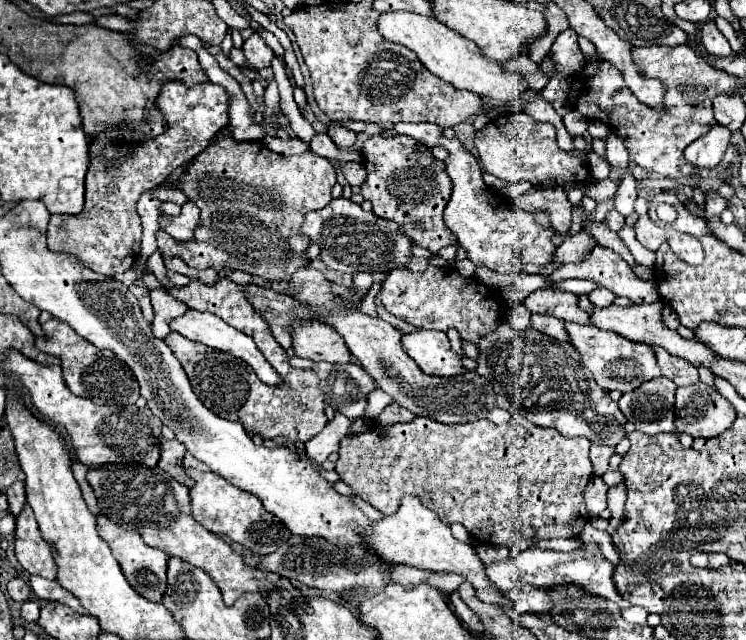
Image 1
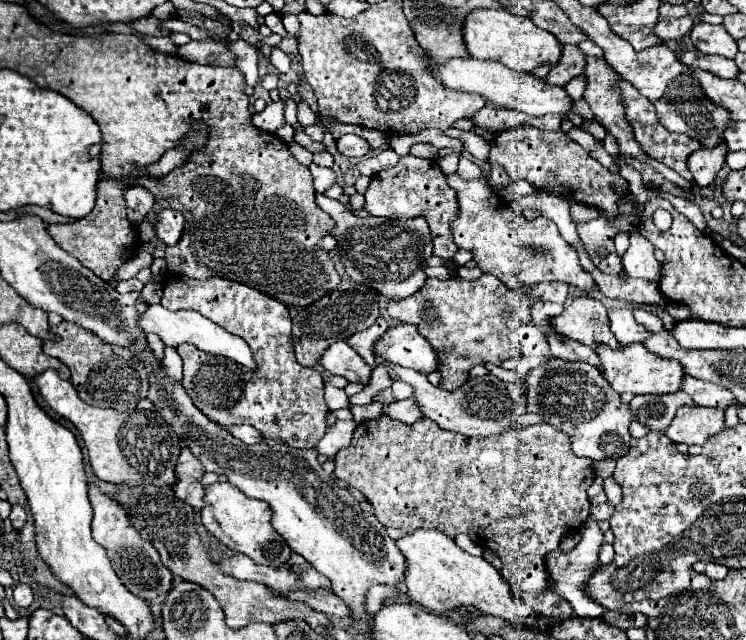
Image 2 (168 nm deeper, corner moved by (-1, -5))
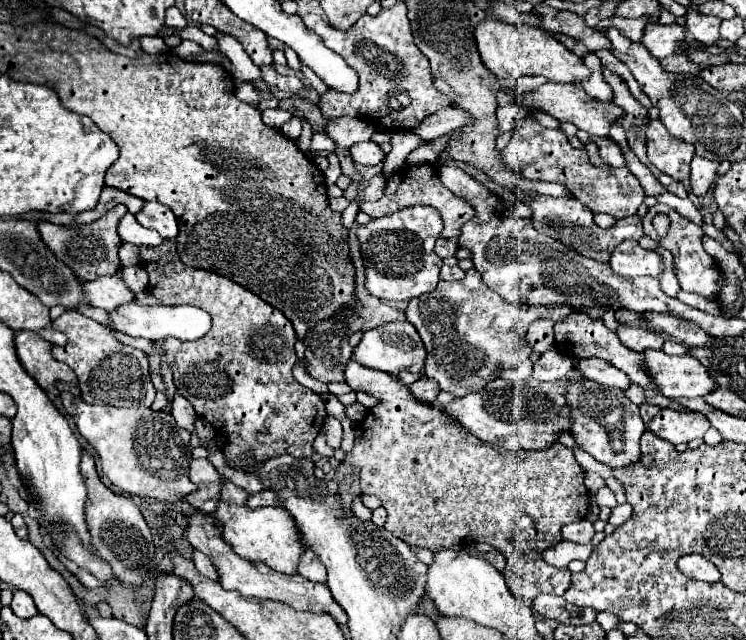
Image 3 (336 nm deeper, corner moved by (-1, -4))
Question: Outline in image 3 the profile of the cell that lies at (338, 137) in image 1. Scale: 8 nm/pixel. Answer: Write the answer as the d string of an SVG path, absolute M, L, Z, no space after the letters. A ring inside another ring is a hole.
M363 141L363 143L355 143L351 145L351 157L353 161L357 163L363 163L363 165L377 165L385 159L385 153L379 149L377 143L373 141Z

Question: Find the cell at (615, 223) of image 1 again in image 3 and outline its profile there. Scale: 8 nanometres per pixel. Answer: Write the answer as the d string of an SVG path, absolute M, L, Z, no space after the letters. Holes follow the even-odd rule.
M623 241L611 255L609 265L619 275L657 277L661 269L661 257L655 251L643 249L637 241Z

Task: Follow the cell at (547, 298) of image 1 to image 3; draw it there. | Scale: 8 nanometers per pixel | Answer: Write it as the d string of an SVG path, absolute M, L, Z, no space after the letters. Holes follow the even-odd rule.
M571 313L569 317L565 317L563 321L557 321L555 323L555 347L557 351L569 355L569 357L599 357L599 359L605 359L607 363L615 365L617 369L621 369L625 375L629 375L629 379L633 383L637 383L639 387L645 389L645 395L647 395L647 403L651 405L659 405L659 407L673 407L673 409L683 409L677 401L671 401L671 399L665 399L661 397L659 393L655 393L655 385L651 385L651 379L647 377L645 369L643 369L643 357L639 357L637 351L633 349L627 349L615 331L607 329L603 319L591 319L587 313Z

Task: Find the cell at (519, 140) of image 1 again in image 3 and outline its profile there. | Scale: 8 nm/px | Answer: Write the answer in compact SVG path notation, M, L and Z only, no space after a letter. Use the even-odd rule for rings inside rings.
M521 119L513 131L513 137L507 145L507 149L501 153L503 155L503 163L527 177L527 179L537 179L537 181L553 181L553 183L561 183L567 187L567 191L579 199L583 205L587 205L593 213L607 213L615 219L621 217L629 217L635 215L641 201L643 201L643 189L639 185L639 181L635 179L635 175L627 169L597 169L589 163L587 151L579 151L575 147L571 147L569 139L565 137L565 133L561 129L547 129L537 121L531 119Z

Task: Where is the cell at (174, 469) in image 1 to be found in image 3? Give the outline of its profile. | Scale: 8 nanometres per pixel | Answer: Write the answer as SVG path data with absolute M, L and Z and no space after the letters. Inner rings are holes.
M193 459L189 465L189 479L197 485L197 491L189 493L185 501L207 515L213 513L221 491L221 475L217 469L207 459Z

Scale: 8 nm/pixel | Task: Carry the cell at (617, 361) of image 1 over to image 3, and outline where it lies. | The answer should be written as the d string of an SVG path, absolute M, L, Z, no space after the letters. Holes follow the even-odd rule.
M645 349L645 371L663 397L701 397L715 389L707 367L691 355L667 355L663 351Z

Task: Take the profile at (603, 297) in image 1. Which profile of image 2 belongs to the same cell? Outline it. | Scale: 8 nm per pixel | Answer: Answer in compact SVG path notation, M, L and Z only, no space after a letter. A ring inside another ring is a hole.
M613 308L609 310L611 320L611 332L621 344L633 344L633 342L645 342L651 332L643 326L639 326L633 318L631 308Z

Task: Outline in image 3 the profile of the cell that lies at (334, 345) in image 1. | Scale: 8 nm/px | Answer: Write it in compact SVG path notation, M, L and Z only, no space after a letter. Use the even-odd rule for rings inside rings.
M349 359L345 365L345 383L353 391L365 391L379 399L379 405L369 409L367 417L359 423L355 445L343 461L359 471L361 493L381 499L387 509L385 529L389 533L407 545L419 545L431 551L475 541L493 545L507 559L505 579L519 599L535 599L539 593L563 595L567 591L571 573L547 565L541 553L557 545L561 541L561 529L573 521L585 519L589 509L589 491L583 485L583 469L569 447L553 443L543 451L507 451L489 445L435 407L417 405L395 375L369 369L355 359Z

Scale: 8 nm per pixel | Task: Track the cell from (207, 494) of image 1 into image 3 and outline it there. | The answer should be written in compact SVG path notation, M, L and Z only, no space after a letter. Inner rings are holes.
M219 501L213 519L219 519L219 525L223 529L223 541L229 543L239 557L253 563L265 563L267 567L287 575L293 575L297 571L299 557L305 549L303 545L299 545L299 533L295 533L295 523L281 505L249 509L245 503L237 505L229 501Z

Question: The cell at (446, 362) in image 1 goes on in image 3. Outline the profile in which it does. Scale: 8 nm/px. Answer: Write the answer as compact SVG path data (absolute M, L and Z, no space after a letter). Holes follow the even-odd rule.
M395 321L395 323L387 323L387 325L365 331L361 343L355 347L353 357L361 365L367 365L371 369L379 369L385 373L399 373L399 371L423 373L427 353L415 327L409 321Z

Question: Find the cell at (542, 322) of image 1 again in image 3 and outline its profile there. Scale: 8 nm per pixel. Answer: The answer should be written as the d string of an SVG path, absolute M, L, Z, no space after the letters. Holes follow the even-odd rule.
M587 357L587 359L573 359L575 369L579 369L585 377L603 383L607 387L619 387L619 389L627 389L629 387L629 377L615 369L613 365L609 365L607 361L599 359L599 357Z

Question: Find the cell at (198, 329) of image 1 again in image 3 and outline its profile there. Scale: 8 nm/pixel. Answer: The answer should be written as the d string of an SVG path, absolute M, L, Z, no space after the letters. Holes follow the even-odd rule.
M127 303L119 307L117 311L111 311L111 323L115 329L131 335L131 337L145 337L151 341L165 341L167 337L175 337L181 341L197 341L205 337L211 329L211 317L207 311L191 305L179 305L179 307L149 307L149 305L137 305L137 303Z

